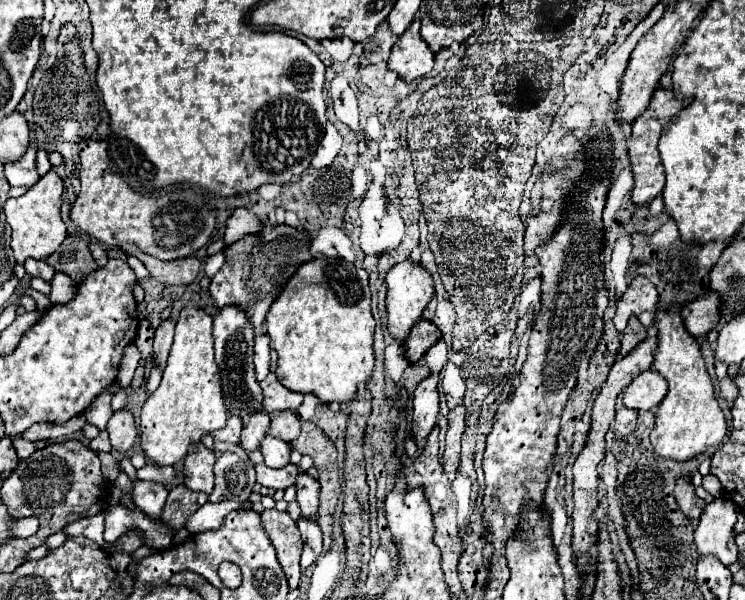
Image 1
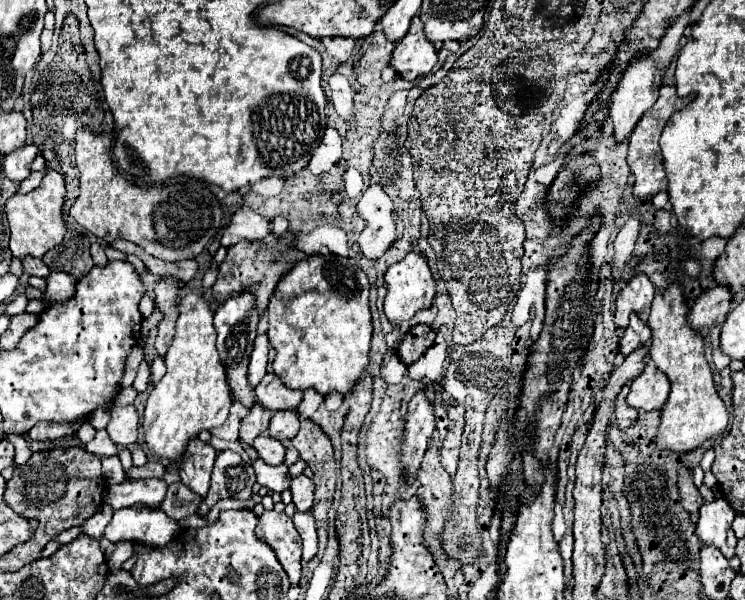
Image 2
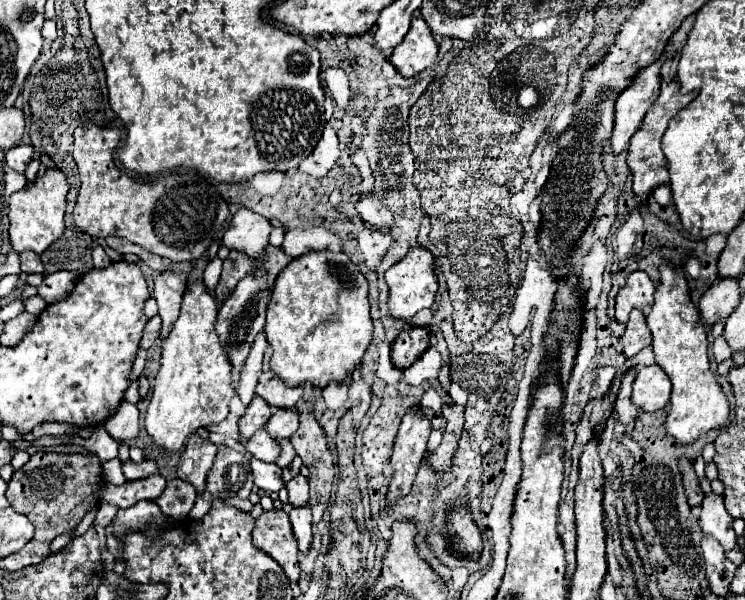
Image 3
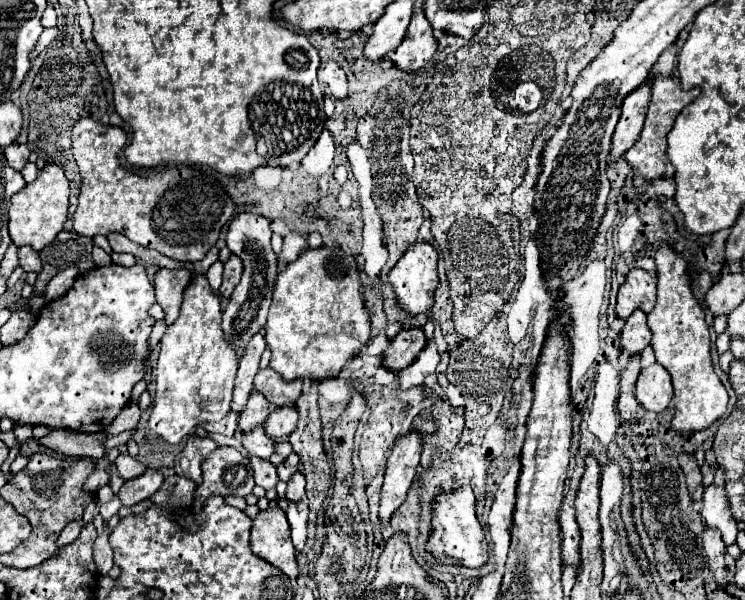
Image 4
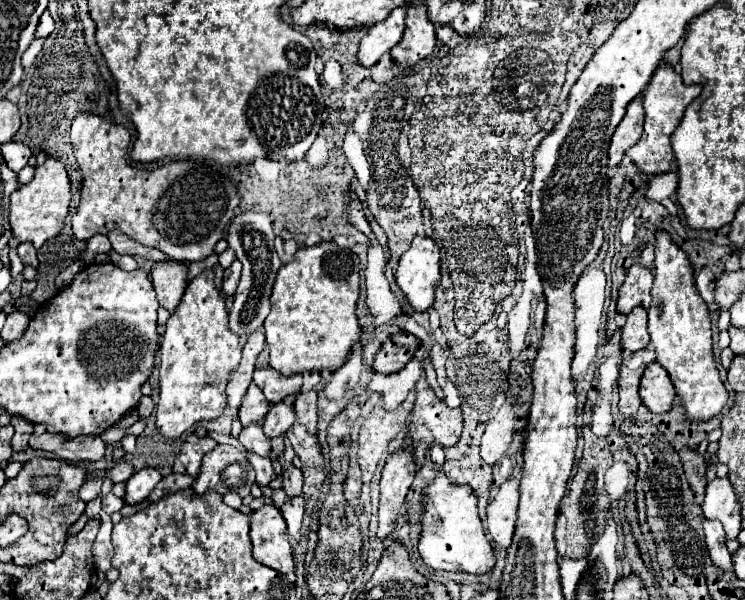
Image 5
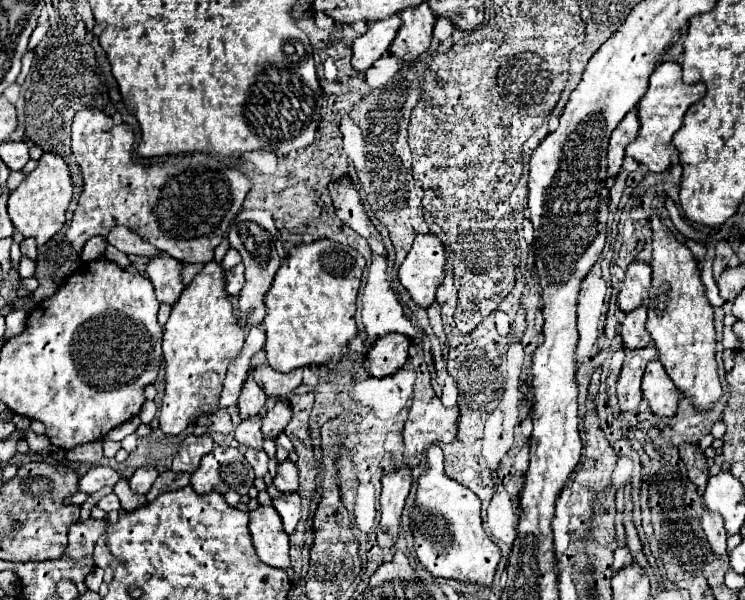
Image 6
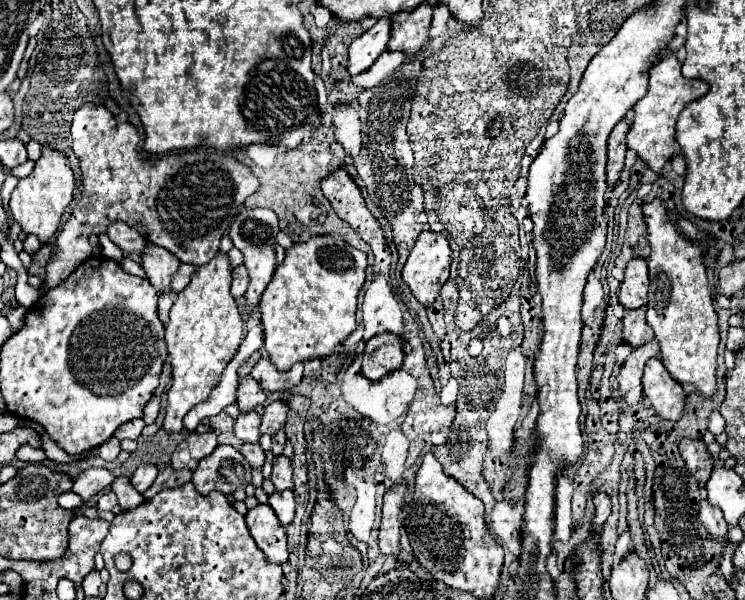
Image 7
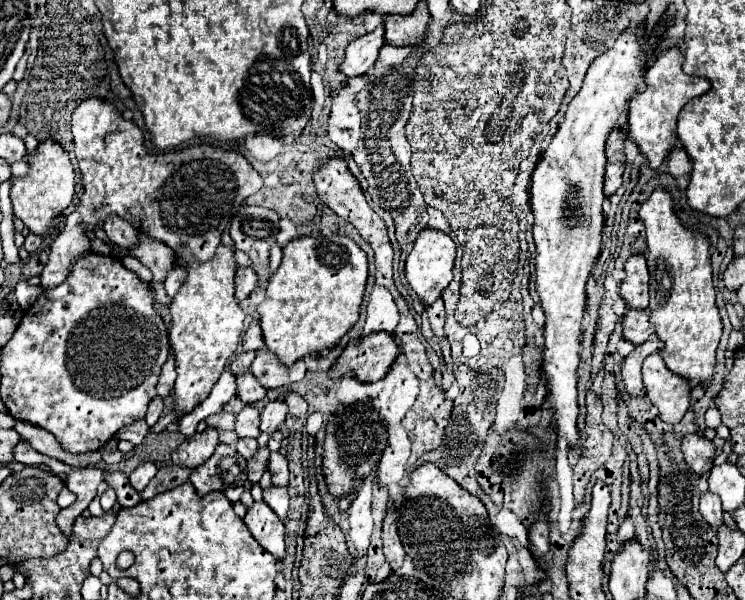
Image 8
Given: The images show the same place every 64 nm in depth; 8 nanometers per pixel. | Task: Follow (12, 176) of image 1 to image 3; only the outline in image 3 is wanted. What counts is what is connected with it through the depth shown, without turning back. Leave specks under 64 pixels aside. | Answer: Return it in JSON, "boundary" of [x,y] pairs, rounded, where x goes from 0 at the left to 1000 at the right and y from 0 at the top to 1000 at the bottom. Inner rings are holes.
{"boundary":[[[35,240],[19,243],[19,247],[13,247],[13,250],[8,253],[8,270],[11,270],[11,277],[13,277],[16,283],[32,290],[38,270],[43,267],[43,253],[46,253],[43,243],[35,243]]]}

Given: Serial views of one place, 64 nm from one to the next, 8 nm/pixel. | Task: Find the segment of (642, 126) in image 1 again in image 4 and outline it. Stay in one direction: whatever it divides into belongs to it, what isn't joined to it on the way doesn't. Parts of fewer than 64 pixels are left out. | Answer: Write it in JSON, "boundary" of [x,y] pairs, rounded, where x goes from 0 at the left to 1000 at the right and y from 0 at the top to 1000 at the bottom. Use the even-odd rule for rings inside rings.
{"boundary":[[[889,123],[878,127],[875,160],[872,160],[872,177],[870,177],[864,217],[859,223],[859,233],[838,257],[840,270],[848,277],[848,283],[854,283],[851,310],[862,310],[878,297],[902,297],[905,277],[899,273],[899,267],[894,260],[894,243],[897,243],[894,227],[902,217],[902,207],[905,207],[907,193],[915,187],[915,180],[923,177],[937,157],[940,157],[940,147],[929,147],[929,150],[918,153],[910,127],[889,127]]]}

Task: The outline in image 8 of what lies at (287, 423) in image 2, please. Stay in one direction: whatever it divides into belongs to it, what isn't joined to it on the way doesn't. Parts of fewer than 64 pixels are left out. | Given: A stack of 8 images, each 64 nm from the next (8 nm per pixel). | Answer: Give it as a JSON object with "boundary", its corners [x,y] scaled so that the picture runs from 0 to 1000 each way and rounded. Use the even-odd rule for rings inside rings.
{"boundary":[[[379,667],[360,670],[349,693],[349,717],[357,723],[368,723],[381,707],[384,690],[387,690],[387,677]]]}

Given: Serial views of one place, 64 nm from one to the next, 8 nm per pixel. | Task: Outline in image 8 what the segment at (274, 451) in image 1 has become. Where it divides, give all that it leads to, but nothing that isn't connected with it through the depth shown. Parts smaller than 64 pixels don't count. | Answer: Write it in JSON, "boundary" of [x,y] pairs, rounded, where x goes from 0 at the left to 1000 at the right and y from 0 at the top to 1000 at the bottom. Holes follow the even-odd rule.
{"boundary":[[[328,677],[317,693],[317,723],[322,730],[330,730],[330,727],[346,730],[349,723],[346,707],[349,707],[349,687],[341,677]]]}

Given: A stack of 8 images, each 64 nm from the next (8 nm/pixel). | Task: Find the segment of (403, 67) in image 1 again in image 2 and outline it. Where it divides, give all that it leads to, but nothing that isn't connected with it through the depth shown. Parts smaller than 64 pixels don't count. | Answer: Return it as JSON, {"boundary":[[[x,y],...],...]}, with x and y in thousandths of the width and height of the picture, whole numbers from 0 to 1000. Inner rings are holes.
{"boundary":[[[564,27],[553,30],[553,43],[548,57],[532,73],[526,87],[523,110],[542,130],[542,133],[558,133],[561,127],[577,123],[583,113],[588,93],[583,73],[569,60],[569,40],[564,37]]]}

